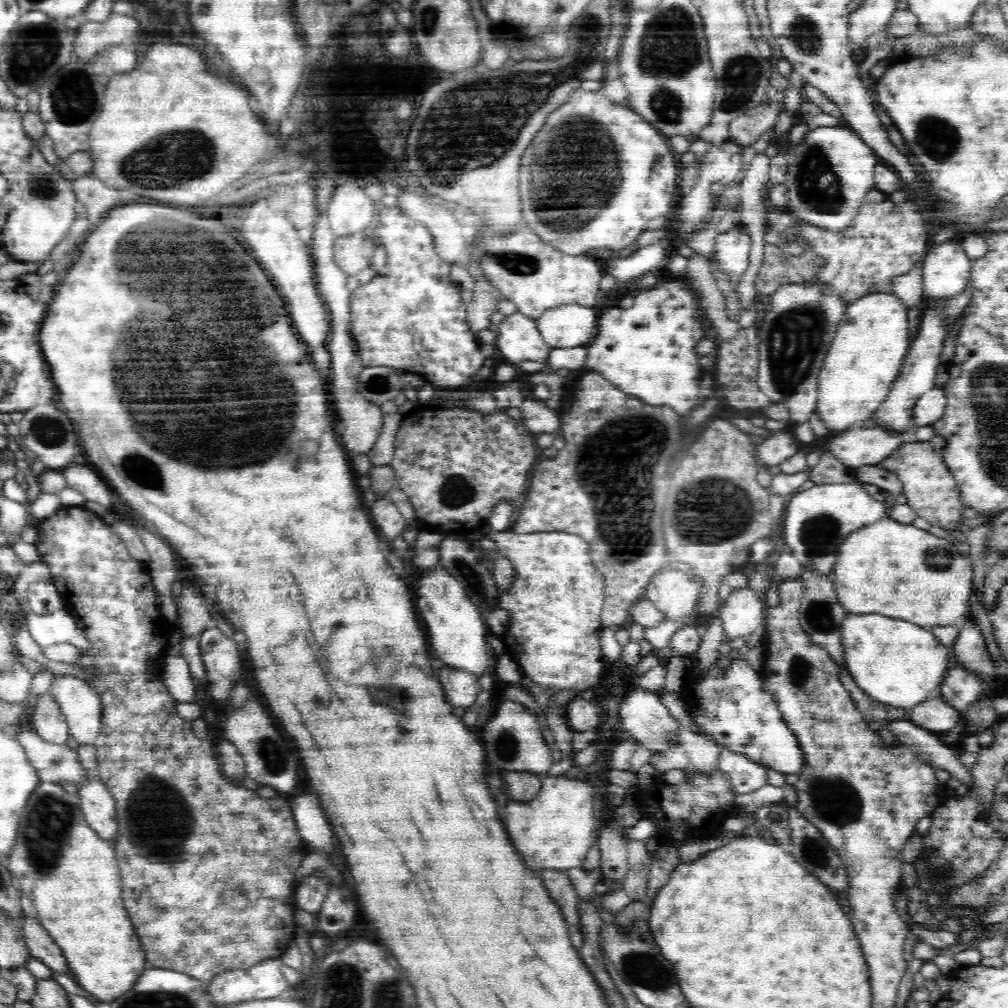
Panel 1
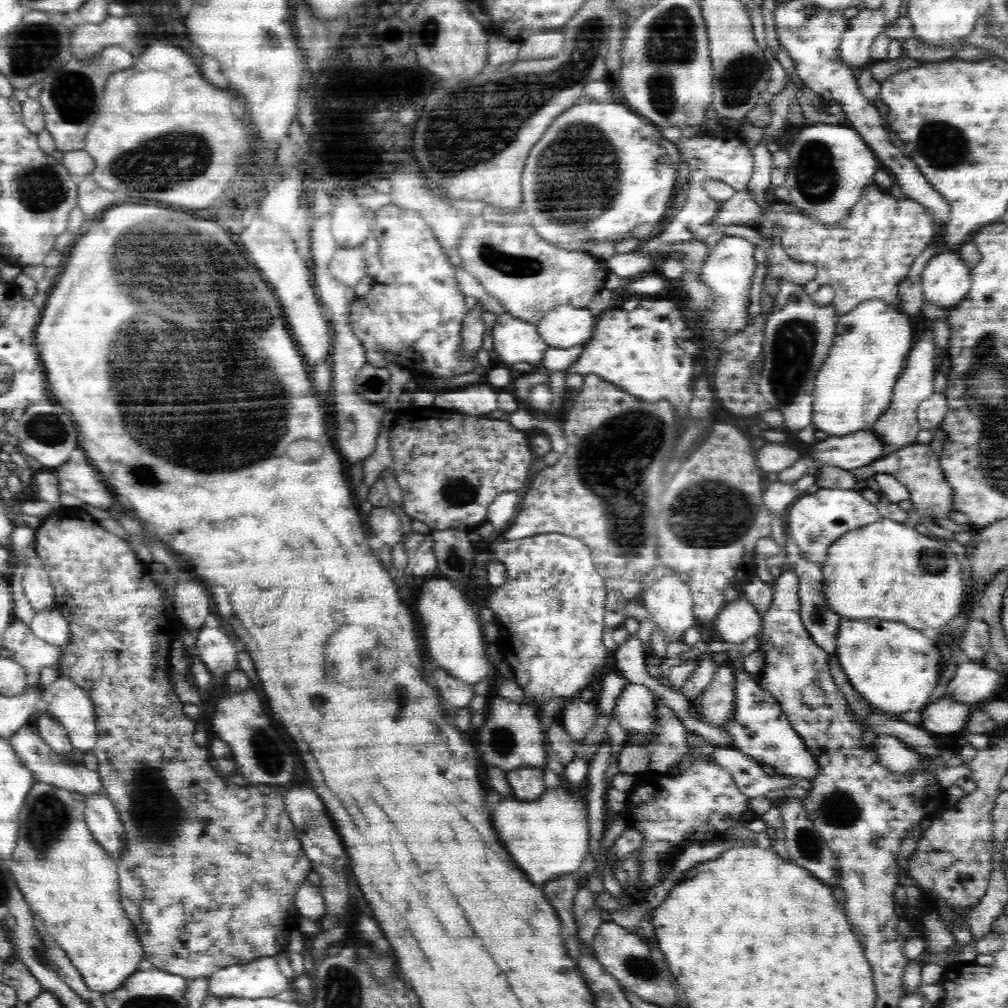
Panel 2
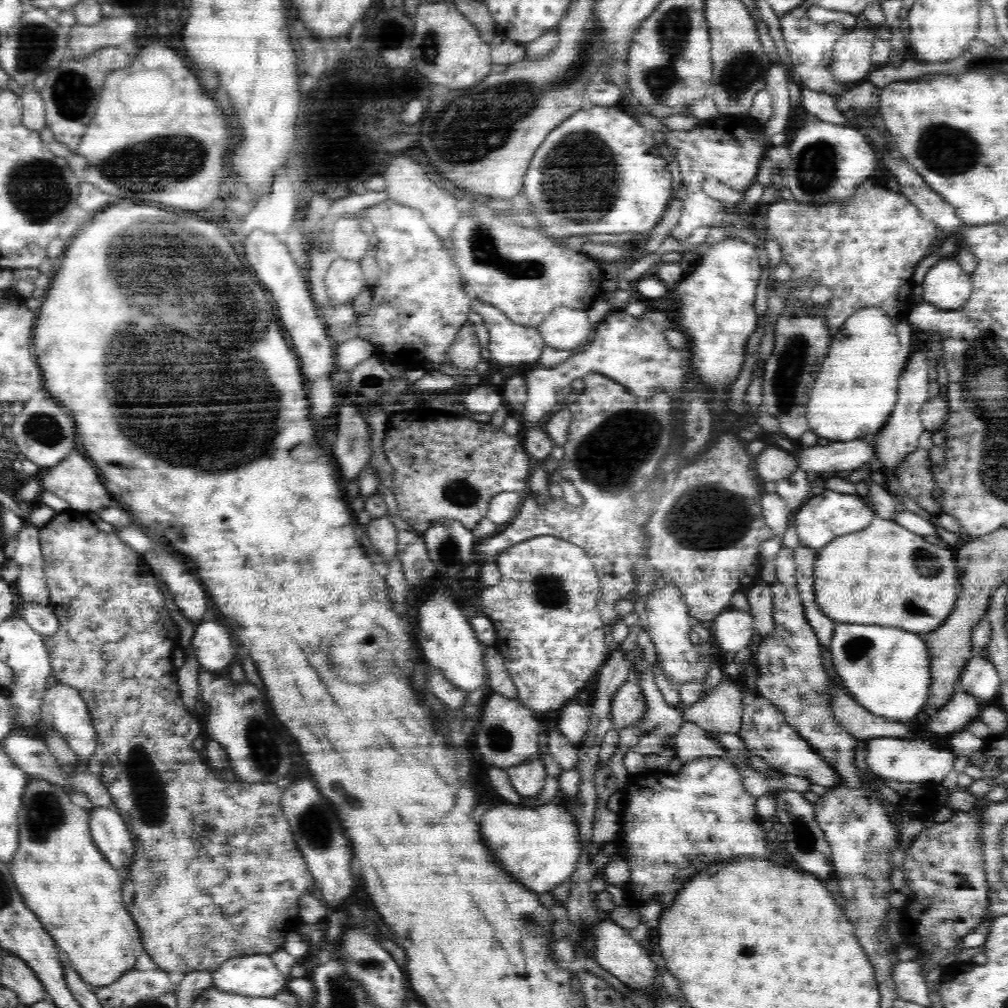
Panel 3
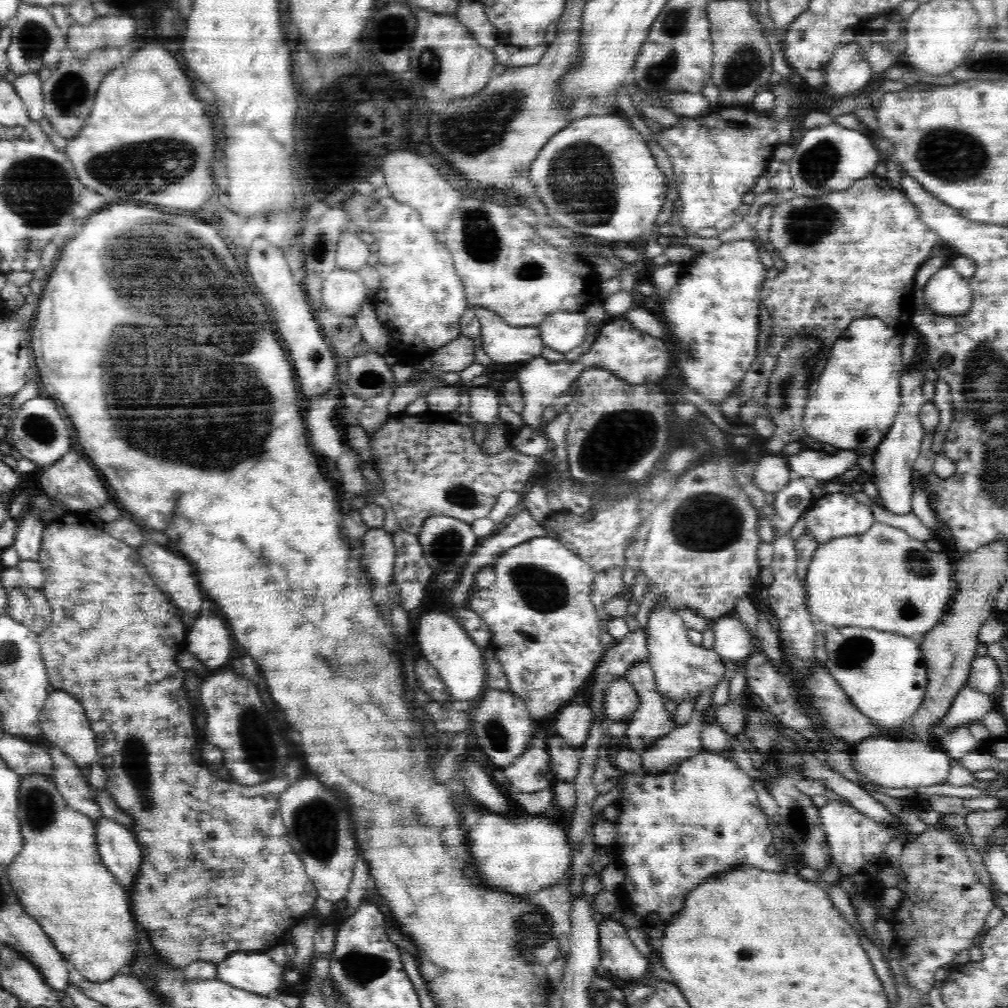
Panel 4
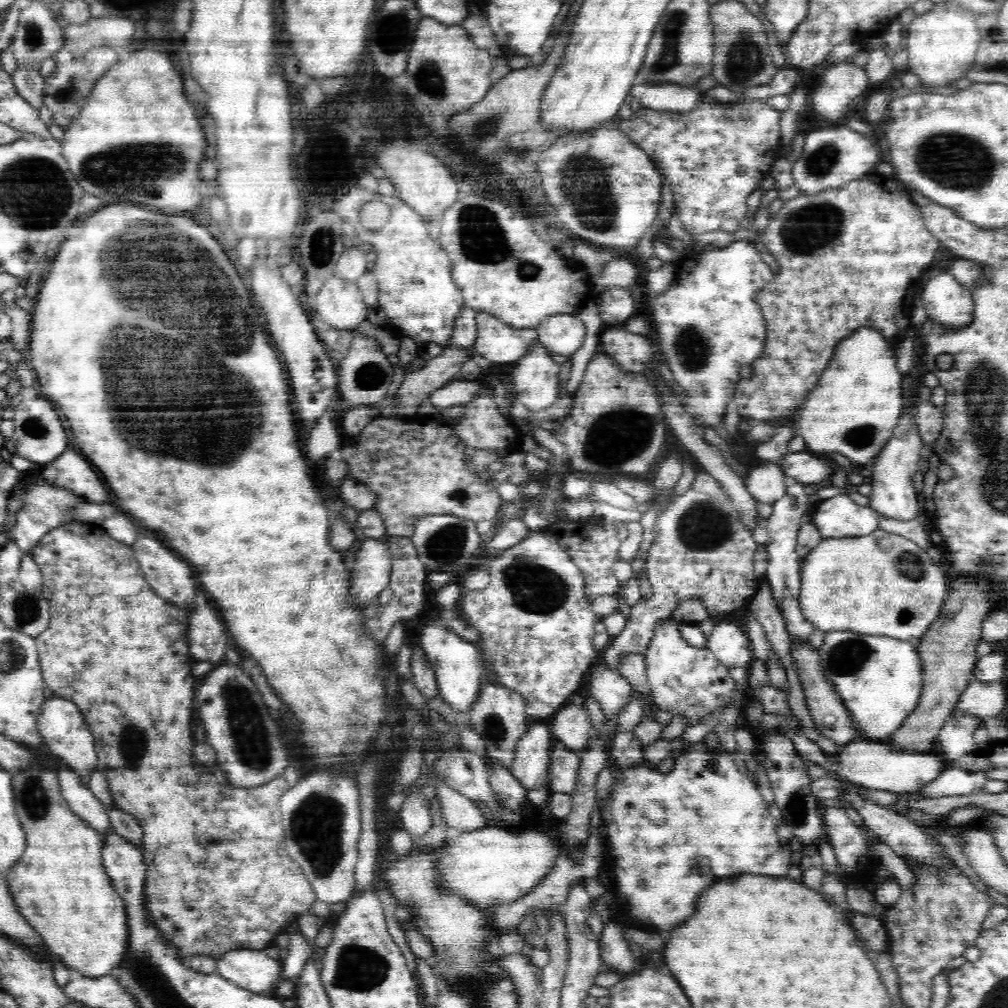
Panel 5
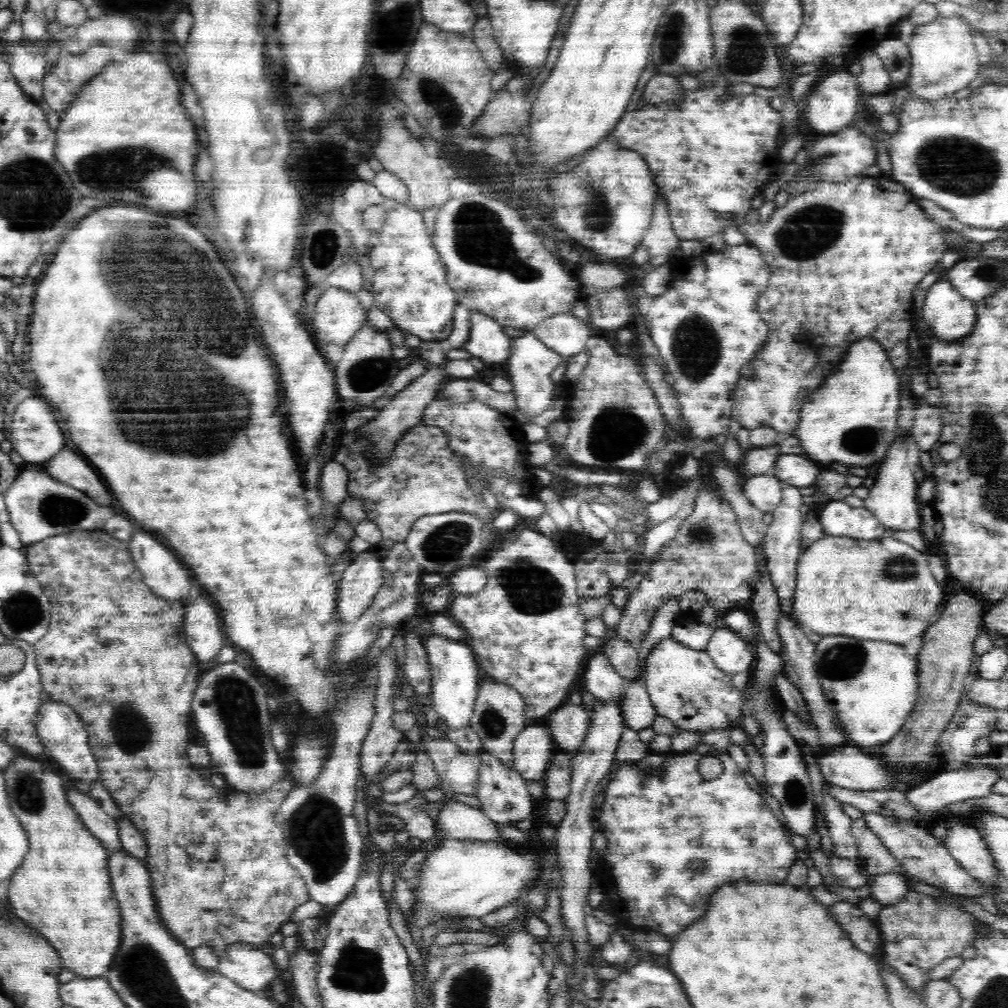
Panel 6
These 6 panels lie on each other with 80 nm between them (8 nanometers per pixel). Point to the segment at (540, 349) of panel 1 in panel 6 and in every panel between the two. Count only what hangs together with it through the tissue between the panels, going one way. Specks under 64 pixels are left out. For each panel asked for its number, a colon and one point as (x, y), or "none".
2: (514, 340)
3: (509, 343)
4: (505, 344)
5: (499, 343)
6: (488, 340)

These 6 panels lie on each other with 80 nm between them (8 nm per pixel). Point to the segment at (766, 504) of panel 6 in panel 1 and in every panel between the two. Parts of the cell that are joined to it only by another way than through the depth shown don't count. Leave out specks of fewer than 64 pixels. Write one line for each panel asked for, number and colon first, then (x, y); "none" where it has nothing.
1: (776, 448)
2: (773, 458)
3: (774, 464)
4: (772, 473)
5: (766, 484)

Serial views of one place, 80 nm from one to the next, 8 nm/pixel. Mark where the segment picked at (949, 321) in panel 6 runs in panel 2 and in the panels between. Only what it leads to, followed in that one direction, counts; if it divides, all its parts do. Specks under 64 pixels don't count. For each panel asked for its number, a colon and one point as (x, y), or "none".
2: (946, 279)
3: (947, 286)
4: (948, 294)
5: (948, 303)

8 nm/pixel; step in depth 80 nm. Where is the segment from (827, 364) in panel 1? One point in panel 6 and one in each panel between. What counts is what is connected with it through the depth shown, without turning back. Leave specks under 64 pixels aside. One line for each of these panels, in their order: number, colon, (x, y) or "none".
2: (855, 384)
3: (855, 391)
4: (852, 405)
5: (853, 410)
6: (850, 421)

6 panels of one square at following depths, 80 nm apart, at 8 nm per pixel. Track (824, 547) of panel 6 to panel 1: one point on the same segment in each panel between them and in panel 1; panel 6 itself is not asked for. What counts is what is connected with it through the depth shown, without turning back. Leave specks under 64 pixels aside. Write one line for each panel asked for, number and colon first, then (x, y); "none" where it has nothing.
1: (894, 569)
2: (887, 570)
3: (885, 575)
4: (883, 579)
5: (884, 585)

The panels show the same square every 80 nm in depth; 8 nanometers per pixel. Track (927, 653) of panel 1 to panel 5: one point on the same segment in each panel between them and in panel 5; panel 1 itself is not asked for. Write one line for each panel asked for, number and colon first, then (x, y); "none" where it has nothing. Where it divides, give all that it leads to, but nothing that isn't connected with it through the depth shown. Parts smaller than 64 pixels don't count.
2: (894, 667)
3: (885, 669)
4: (884, 674)
5: (879, 679)

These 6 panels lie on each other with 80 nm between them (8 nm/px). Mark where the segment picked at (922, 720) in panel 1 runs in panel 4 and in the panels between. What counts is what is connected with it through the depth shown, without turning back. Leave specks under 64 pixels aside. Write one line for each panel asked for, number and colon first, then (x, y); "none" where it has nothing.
2: (946, 715)
3: (962, 708)
4: (969, 706)

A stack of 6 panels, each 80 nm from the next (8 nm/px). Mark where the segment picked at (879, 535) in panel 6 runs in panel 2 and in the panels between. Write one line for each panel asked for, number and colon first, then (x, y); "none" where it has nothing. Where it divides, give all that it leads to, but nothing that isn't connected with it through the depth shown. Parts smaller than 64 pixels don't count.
2: (816, 521)
3: (824, 518)
4: (832, 516)
5: (839, 517)

